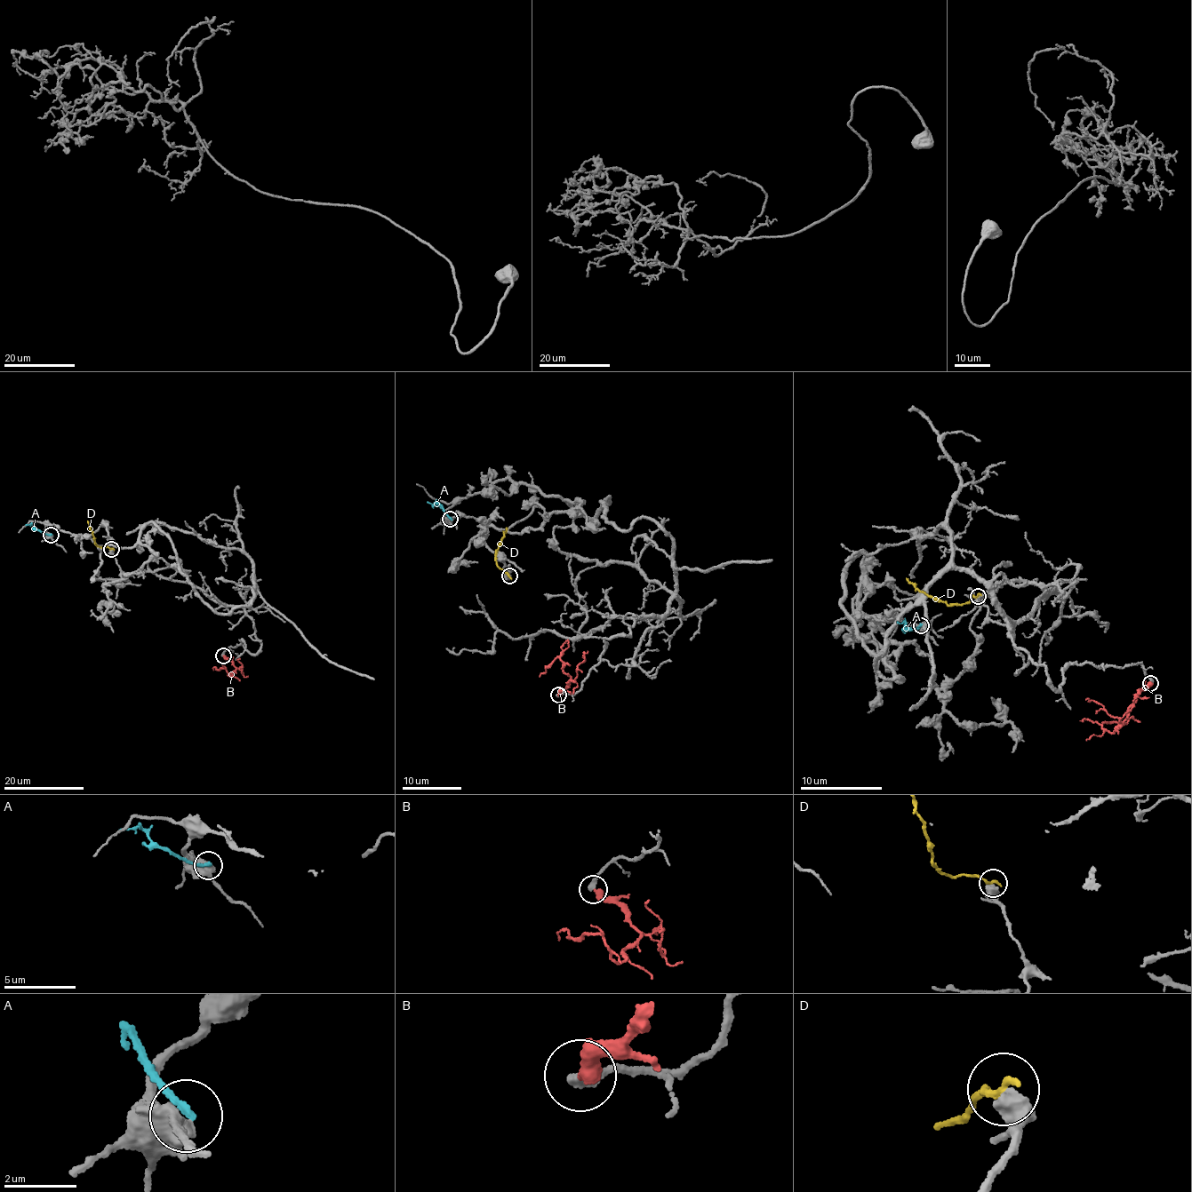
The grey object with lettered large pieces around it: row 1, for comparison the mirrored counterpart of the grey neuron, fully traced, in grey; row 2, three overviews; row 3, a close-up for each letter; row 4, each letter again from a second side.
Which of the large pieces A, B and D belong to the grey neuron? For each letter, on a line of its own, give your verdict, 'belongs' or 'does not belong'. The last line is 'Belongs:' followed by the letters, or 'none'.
A: does not belong
B: does not belong
D: does not belong
Belongs: none

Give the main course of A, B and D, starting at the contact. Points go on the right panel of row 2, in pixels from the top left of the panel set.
A: (922, 625), (909, 631), (905, 623), (903, 627)
B: (1151, 682), (1129, 707), (1124, 721), (1109, 733), (1103, 723), (1124, 723), (1131, 718), (1140, 721)
D: (977, 595), (967, 603), (956, 605), (927, 596), (907, 578)

